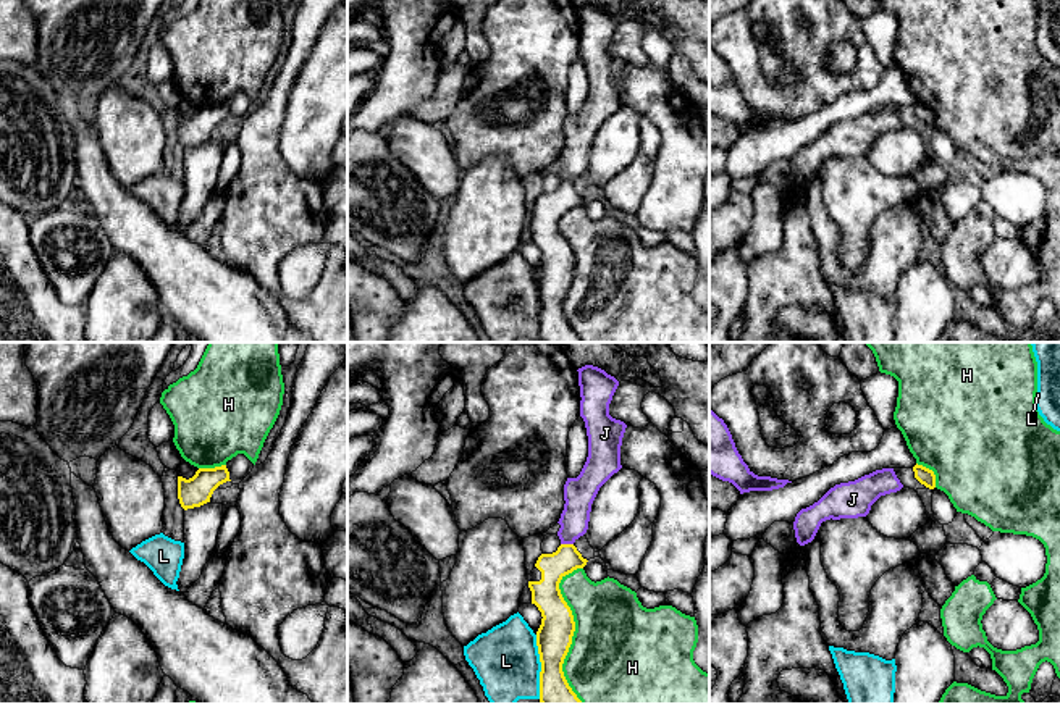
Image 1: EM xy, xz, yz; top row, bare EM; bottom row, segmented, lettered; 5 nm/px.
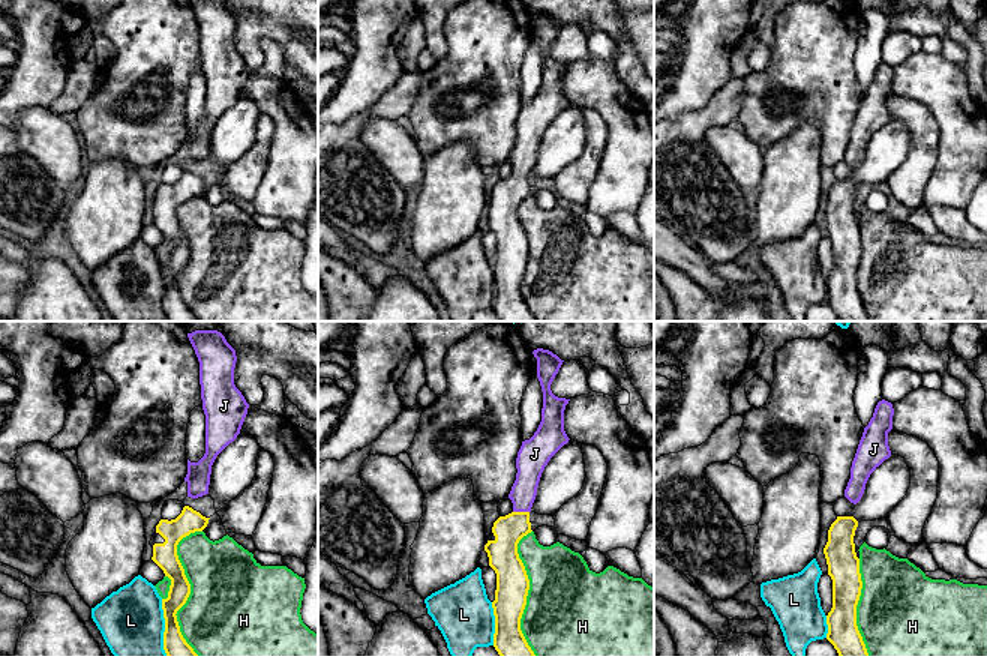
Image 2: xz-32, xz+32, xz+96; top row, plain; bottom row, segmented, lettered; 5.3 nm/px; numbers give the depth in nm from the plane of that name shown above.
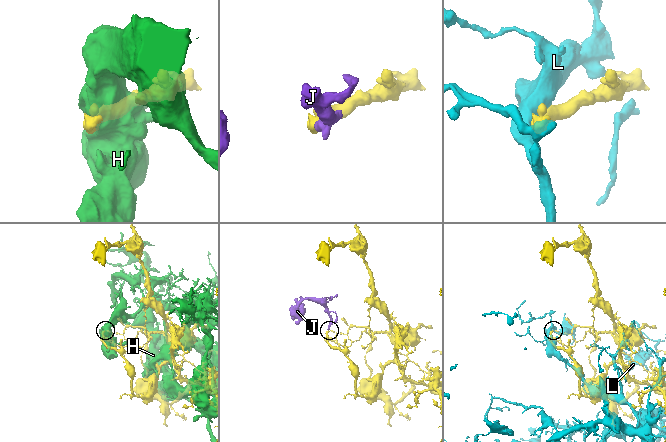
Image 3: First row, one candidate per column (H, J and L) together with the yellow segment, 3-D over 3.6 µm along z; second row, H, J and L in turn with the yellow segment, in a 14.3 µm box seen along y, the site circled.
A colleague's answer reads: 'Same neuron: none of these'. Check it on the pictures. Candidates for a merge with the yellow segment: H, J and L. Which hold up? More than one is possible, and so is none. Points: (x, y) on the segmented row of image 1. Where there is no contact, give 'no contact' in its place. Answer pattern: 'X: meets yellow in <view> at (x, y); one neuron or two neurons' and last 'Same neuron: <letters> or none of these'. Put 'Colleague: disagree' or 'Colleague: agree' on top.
Colleague: disagree
H: meets yellow in xz at (572, 633); two neurons
J: meets yellow in xz at (567, 544); one neuron
L: meets yellow in xz at (542, 667); two neurons
Same neuron: J

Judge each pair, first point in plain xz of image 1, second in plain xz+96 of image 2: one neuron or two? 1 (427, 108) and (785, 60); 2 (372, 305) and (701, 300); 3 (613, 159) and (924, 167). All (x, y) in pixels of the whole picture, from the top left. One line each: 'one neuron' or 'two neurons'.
1: two neurons
2: one neuron
3: two neurons

